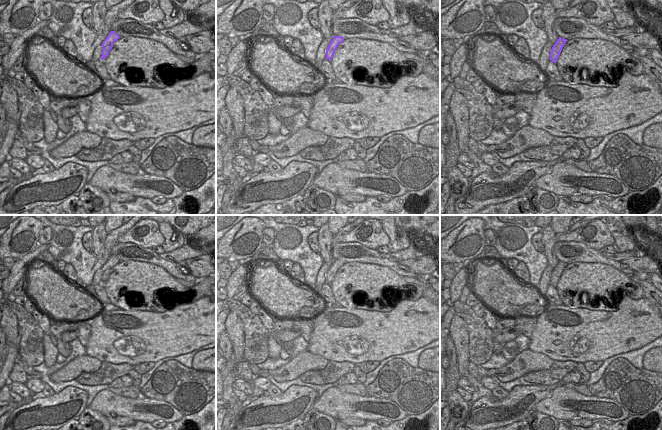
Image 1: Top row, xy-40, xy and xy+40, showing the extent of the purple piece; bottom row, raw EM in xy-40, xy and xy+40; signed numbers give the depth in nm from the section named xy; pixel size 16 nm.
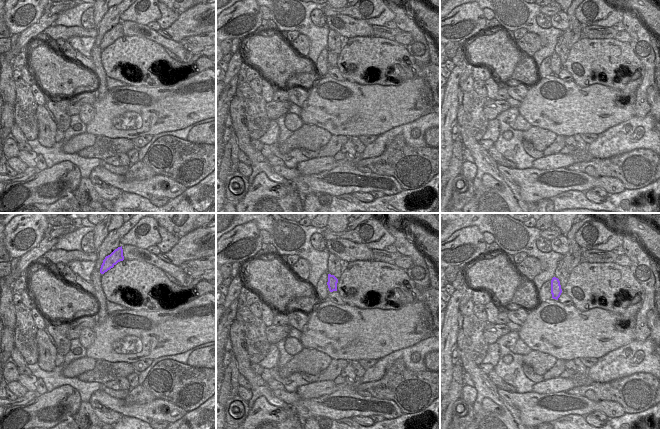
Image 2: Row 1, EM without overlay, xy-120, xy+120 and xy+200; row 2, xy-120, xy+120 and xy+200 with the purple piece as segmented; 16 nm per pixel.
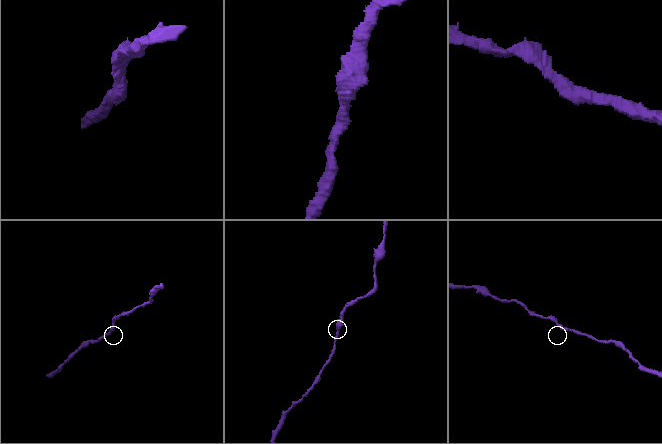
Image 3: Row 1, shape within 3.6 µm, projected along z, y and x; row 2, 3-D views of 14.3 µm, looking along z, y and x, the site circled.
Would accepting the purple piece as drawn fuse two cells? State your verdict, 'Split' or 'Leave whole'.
Leave whole.

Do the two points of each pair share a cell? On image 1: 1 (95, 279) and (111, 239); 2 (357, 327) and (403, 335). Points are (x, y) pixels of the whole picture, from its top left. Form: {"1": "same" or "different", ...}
{"1": "same", "2": "same"}

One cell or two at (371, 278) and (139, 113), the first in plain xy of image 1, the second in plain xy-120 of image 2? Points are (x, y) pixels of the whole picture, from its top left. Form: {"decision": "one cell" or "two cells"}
{"decision": "two cells"}

